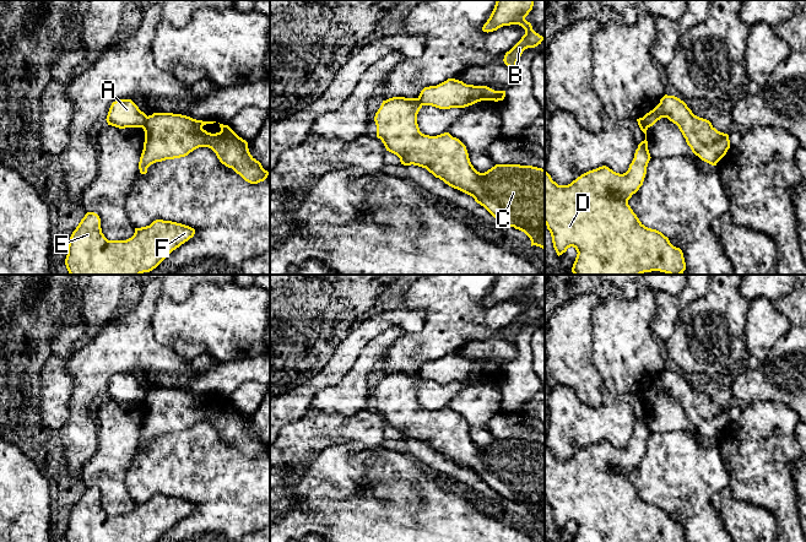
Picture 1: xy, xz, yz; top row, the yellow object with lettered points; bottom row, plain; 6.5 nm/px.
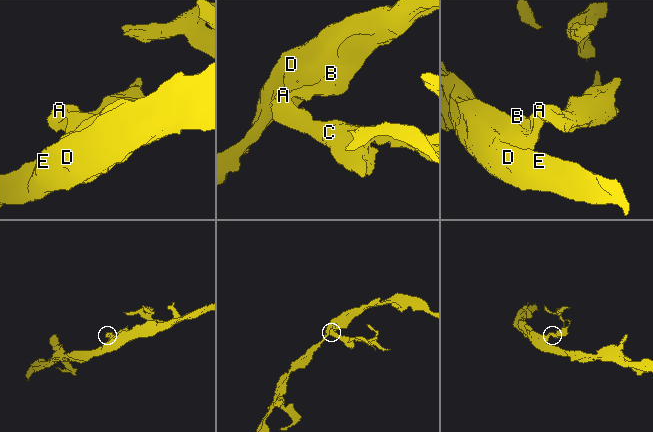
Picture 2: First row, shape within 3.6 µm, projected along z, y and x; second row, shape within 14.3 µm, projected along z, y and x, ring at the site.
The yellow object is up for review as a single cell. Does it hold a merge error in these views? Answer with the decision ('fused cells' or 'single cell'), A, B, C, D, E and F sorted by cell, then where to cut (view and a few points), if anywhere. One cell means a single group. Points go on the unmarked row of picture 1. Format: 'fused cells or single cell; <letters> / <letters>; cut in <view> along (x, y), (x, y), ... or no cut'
fused cells; A C / B D E F; cut in xy along (147, 391), (142, 402)

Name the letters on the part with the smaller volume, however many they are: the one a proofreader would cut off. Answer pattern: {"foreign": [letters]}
{"foreign": ["A", "C"]}

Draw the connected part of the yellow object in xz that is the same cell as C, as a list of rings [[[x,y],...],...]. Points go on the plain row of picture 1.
[[[393,372],[383,375],[375,387],[377,412],[382,414],[386,426],[396,429],[404,440],[418,440],[426,443],[436,452],[439,452],[449,461],[458,464],[475,473],[502,499],[514,502],[524,506],[536,520],[545,525],[545,444],[520,439],[496,439],[485,448],[477,446],[470,437],[466,421],[449,407],[437,411],[424,410],[420,406],[417,389],[422,383],[418,373]]]

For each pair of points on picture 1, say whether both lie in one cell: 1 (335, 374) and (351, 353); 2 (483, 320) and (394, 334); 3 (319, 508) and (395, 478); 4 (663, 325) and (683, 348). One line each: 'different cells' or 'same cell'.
1: same cell
2: different cells
3: same cell
4: different cells

